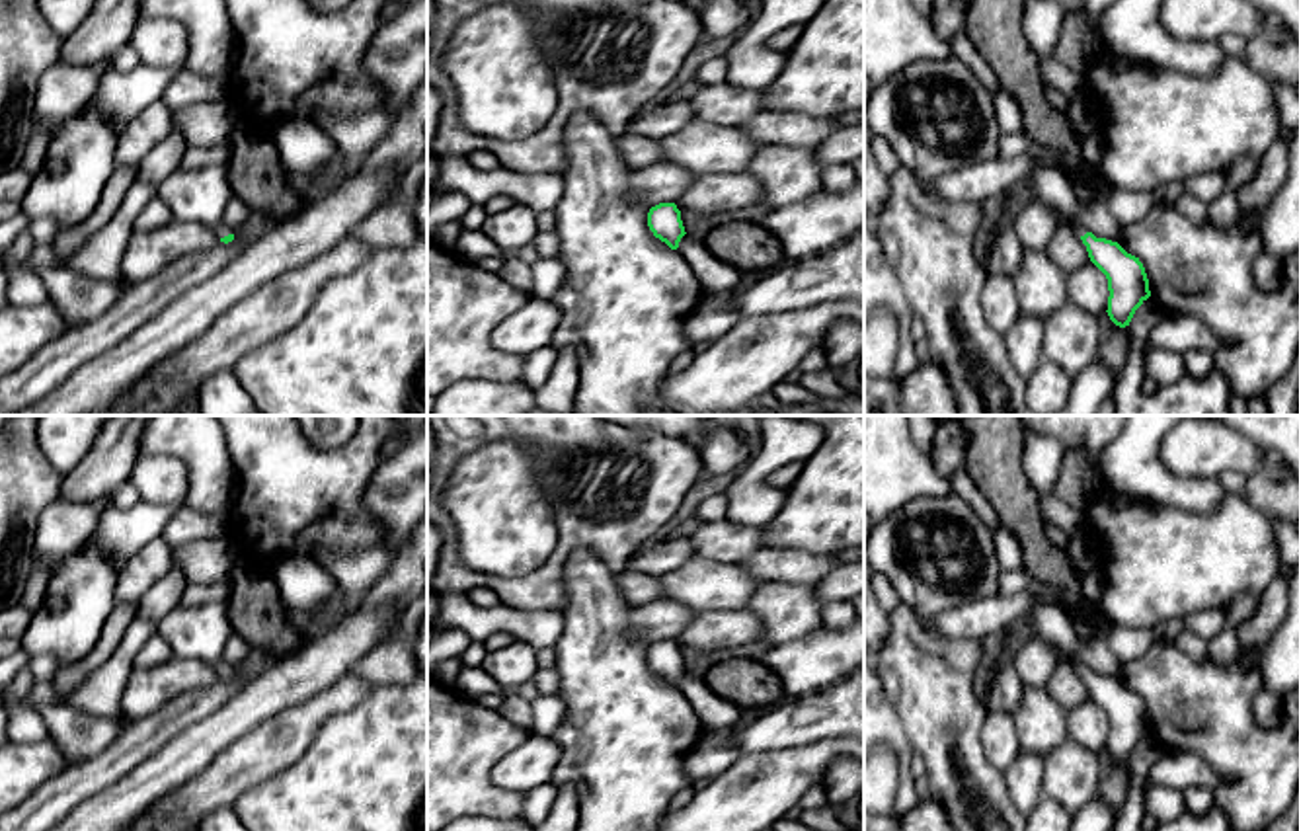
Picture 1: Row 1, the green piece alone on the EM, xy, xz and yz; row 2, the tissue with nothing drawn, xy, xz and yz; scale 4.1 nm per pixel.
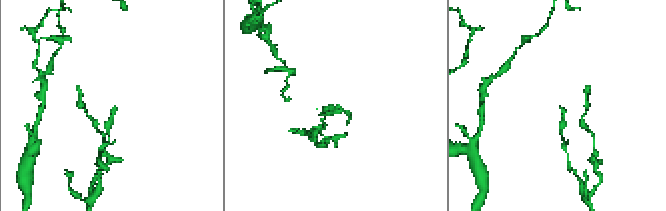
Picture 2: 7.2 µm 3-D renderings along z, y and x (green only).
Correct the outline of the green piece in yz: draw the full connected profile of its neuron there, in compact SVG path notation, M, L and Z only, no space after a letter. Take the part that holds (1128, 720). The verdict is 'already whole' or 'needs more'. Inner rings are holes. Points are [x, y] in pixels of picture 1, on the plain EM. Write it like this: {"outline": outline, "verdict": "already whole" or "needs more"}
{"outline": "M1071 657L1075 671L1086 683L1090 698L1108 716L1108 753L1125 765L1135 747L1151 733L1149 716L1139 694L1127 691L1118 679L1096 675L1077 657Z", "verdict": "needs more"}

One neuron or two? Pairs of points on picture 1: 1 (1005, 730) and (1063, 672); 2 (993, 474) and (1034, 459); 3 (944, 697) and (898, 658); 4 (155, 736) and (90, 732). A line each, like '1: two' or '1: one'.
1: one
2: two
3: one
4: two

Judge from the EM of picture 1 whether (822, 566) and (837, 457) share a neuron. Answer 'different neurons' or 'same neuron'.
different neurons

